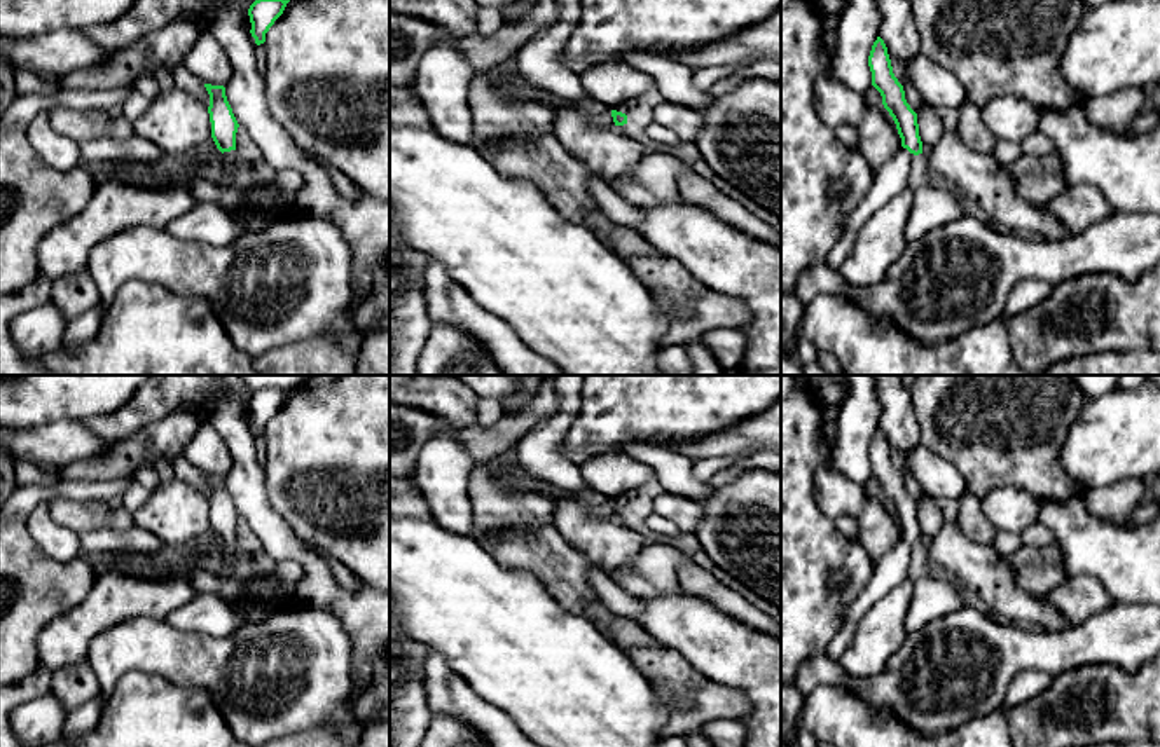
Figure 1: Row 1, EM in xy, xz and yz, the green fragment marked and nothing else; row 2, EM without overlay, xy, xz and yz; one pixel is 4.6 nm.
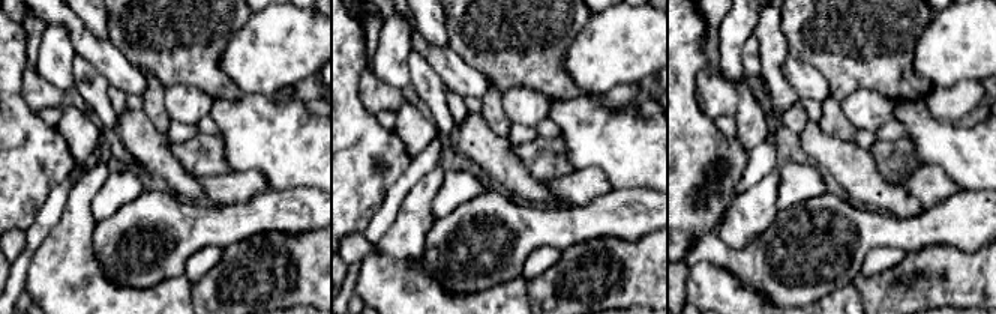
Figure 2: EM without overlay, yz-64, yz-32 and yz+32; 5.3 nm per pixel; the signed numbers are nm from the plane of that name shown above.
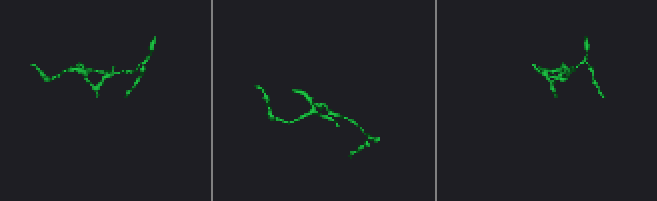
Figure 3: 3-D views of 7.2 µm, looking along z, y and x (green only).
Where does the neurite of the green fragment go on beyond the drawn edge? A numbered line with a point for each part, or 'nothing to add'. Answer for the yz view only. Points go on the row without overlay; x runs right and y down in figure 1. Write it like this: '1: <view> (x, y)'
1: yz (891, 569)

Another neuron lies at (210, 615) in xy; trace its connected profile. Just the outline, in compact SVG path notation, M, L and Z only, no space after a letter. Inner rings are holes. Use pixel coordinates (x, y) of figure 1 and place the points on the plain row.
M197 593L166 616L173 628L208 637L231 634L241 620L241 613L225 597L215 593Z

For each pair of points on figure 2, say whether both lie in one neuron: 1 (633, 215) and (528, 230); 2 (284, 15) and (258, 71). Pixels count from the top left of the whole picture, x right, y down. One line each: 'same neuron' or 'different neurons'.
1: same neuron
2: same neuron

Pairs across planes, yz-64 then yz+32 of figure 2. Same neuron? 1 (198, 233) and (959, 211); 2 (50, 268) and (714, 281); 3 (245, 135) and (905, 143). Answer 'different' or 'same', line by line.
1: same
2: same
3: different

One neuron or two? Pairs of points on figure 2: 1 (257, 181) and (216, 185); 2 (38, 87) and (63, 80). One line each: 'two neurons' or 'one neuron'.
1: one neuron
2: two neurons

